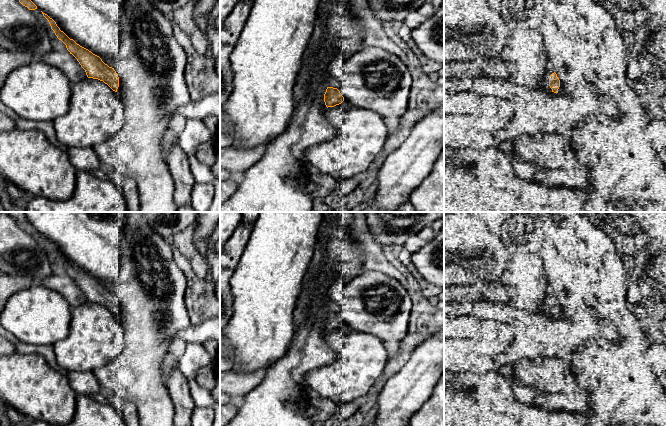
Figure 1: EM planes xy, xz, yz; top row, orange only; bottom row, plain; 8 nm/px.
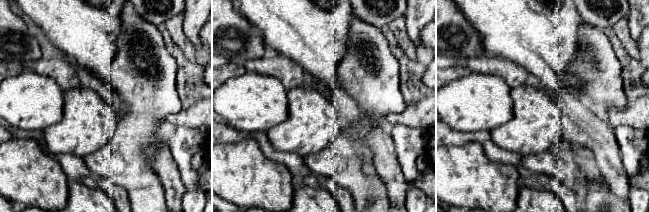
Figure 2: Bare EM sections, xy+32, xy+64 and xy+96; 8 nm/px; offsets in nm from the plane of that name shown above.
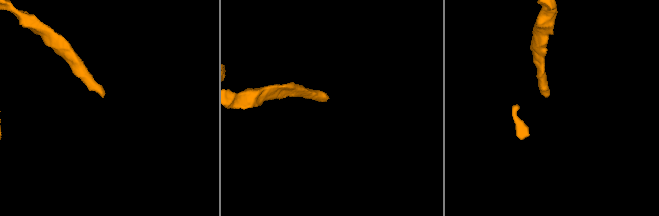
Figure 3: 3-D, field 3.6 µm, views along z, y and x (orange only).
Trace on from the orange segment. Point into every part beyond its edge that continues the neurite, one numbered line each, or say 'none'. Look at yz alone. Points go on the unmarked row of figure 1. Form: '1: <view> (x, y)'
1: yz (562, 315)

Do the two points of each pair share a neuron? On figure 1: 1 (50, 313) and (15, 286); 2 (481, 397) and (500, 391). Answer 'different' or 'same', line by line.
1: different
2: same

